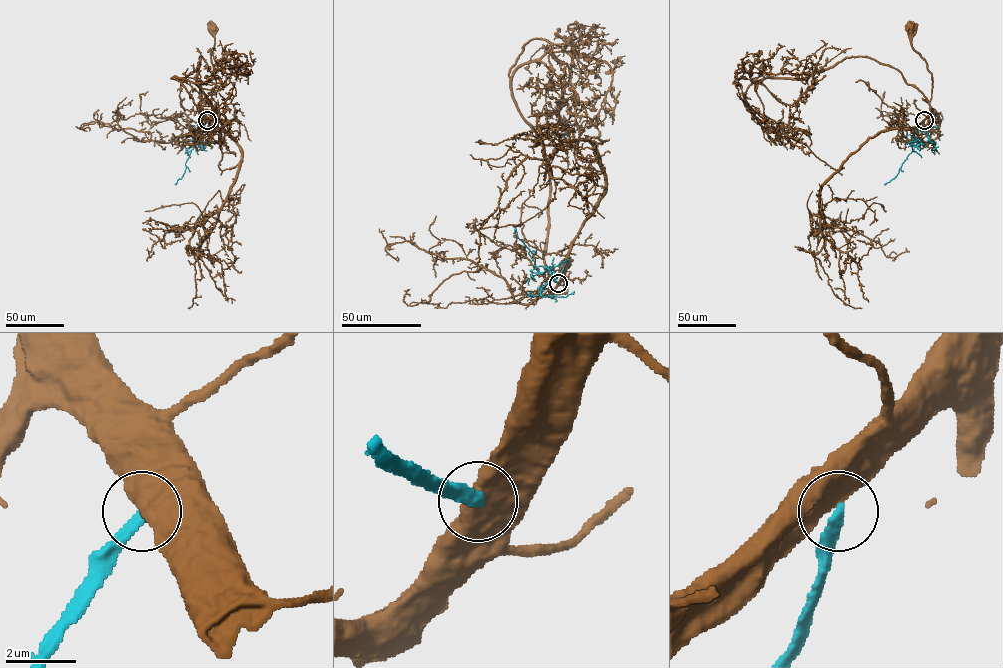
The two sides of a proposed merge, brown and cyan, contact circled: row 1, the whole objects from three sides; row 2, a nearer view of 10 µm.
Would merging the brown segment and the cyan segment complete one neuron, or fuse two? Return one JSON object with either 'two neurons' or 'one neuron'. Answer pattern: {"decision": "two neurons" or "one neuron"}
{"decision": "two neurons"}

